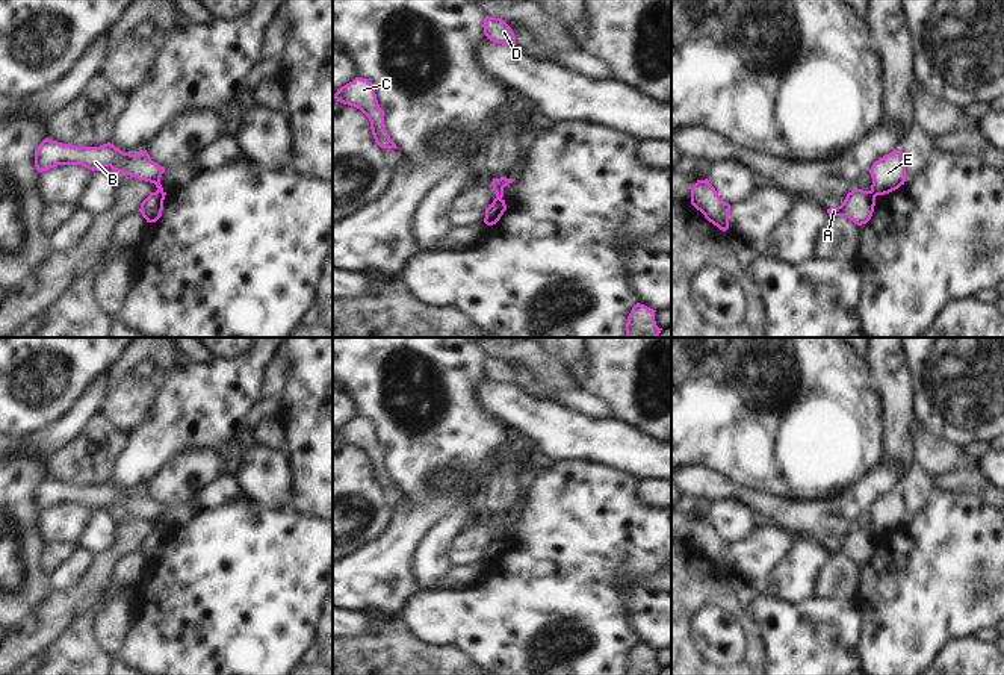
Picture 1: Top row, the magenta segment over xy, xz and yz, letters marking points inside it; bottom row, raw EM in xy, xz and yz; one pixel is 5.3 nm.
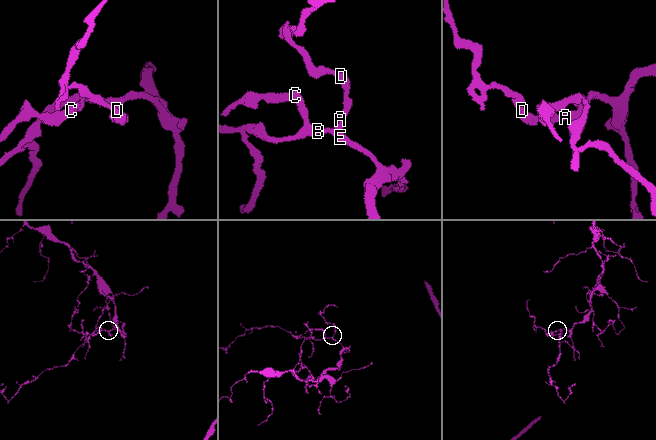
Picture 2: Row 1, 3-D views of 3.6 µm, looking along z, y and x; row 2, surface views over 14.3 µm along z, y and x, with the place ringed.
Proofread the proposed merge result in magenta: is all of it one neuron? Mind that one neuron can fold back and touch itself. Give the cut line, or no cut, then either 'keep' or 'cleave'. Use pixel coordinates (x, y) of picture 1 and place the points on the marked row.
cut xz (501, 197), (495, 200); cleave

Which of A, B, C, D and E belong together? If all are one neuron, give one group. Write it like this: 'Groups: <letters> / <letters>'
Groups: A D / B C E

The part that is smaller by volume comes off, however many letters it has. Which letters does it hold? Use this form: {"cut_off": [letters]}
{"cut_off": ["A", "D"]}

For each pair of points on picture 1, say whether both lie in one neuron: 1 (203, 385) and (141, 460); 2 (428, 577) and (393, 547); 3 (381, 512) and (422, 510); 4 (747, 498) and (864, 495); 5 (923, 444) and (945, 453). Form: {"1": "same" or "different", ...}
{"1": "same", "2": "different", "3": "different", "4": "same", "5": "same"}

